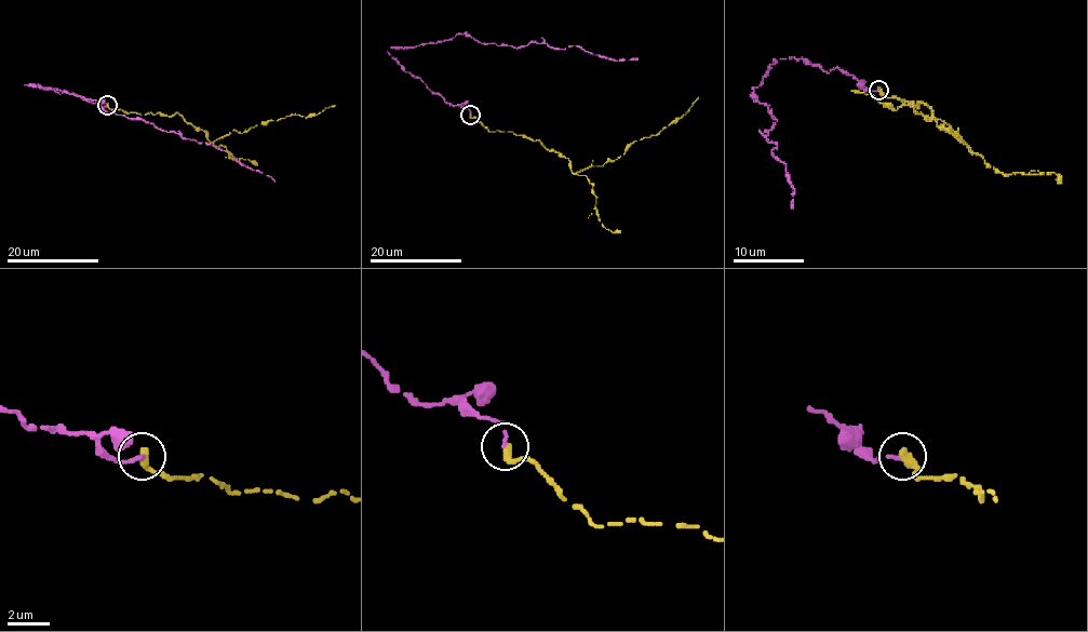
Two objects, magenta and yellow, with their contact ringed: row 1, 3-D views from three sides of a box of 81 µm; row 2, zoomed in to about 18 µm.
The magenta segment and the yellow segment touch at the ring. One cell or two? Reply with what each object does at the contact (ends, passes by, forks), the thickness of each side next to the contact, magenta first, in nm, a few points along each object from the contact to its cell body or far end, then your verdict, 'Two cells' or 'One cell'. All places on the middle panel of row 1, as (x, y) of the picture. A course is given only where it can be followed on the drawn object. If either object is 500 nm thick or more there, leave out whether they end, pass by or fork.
At the ring magenta ends. At the ring yellow ends. Thickness 170 nm (magenta) against 400 nm. Course of magenta: (470, 115), (387, 51), (467, 34), (516, 49), (545, 42), (616, 61), (637, 58). Course of yellow: (470, 115), (489, 132), (512, 132), (560, 152), (577, 173), (614, 161), (632, 143), (657, 135), (698, 97). One cell

